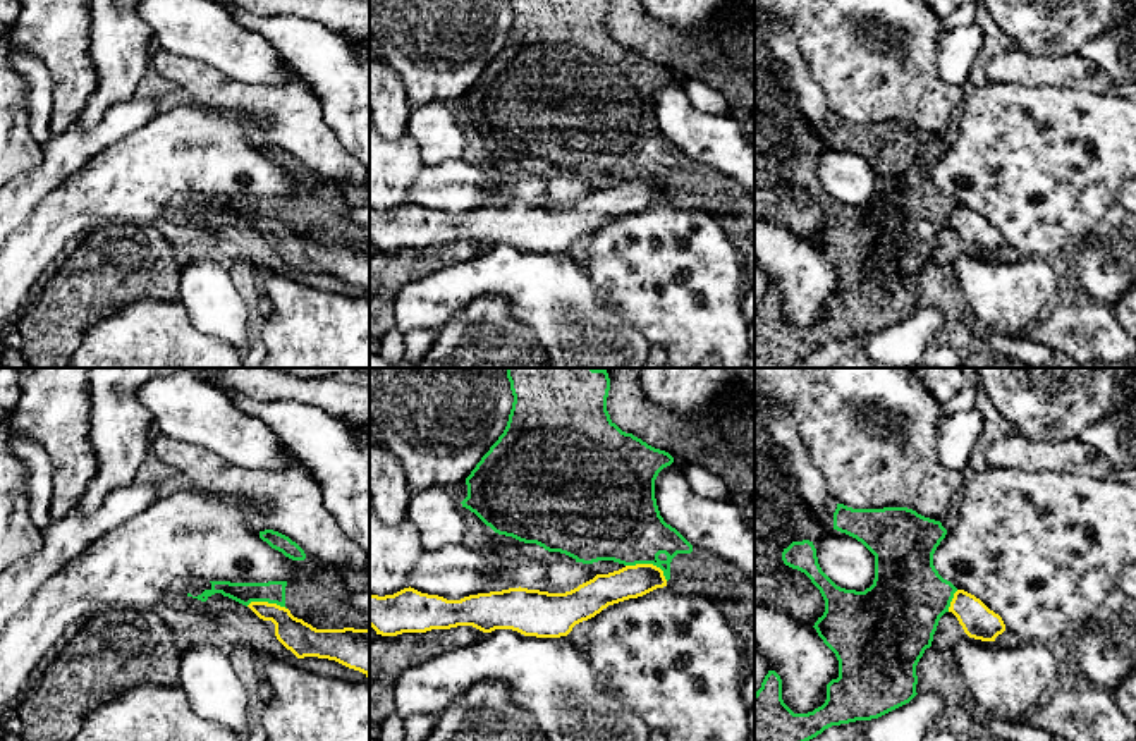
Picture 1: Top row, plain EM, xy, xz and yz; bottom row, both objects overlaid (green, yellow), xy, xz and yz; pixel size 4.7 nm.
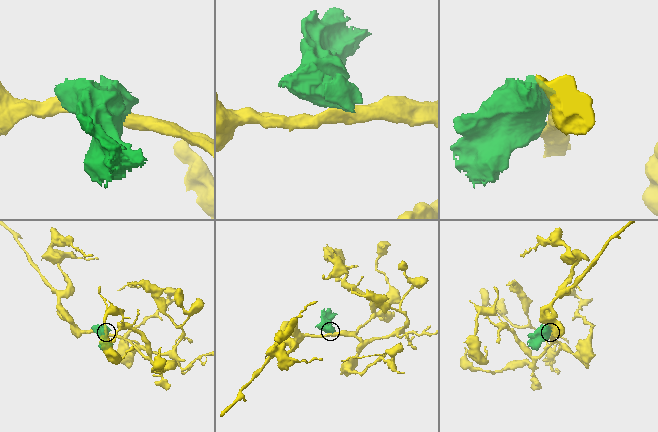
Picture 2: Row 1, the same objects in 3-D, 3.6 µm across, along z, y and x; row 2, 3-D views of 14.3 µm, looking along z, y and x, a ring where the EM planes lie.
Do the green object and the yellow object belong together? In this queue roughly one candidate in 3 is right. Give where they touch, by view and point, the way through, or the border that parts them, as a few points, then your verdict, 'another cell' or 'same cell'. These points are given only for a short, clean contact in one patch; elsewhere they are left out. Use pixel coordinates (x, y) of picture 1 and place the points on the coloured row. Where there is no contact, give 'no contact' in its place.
xz (648, 563) | along xz (626, 564), (655, 564), (667, 580) | another cell

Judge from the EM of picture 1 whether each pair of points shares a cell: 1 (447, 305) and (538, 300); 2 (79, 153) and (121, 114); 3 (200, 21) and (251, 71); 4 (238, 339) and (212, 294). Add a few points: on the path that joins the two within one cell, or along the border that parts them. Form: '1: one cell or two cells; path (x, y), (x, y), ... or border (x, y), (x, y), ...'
1: one cell; path (470, 284), (516, 284)
2: one cell; path (90, 143), (110, 124)
3: one cell; path (212, 33), (239, 59)
4: one cell; path (232, 329), (213, 305)

